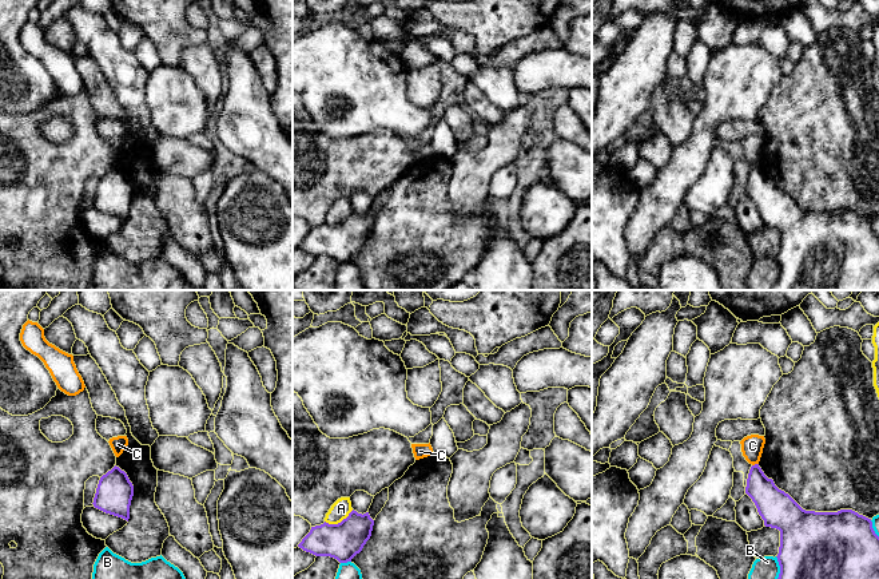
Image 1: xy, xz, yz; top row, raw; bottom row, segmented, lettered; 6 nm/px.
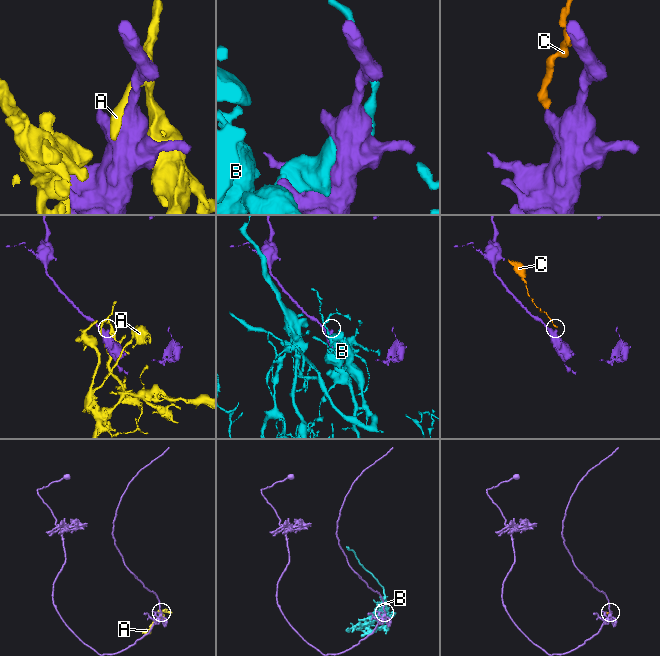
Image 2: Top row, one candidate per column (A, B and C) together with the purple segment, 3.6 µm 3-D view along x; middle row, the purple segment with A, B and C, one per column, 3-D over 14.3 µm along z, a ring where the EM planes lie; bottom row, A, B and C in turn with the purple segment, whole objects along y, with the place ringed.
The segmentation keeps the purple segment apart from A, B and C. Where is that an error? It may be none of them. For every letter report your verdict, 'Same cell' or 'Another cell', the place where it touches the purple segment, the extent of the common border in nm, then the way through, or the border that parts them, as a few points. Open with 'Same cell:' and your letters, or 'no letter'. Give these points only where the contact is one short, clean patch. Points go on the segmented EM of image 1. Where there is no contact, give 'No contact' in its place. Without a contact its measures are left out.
Same cell: no letter
A: Another cell. Touches purple at xz (338, 523). Shared border 190 nm
B: Another cell. Touches purple at yz (780, 567). Shared border 140 nm
C: Another cell. Touches purple at yz (755, 464). Shared border 40 nm. Boundary: yz (758, 463), (752, 466)

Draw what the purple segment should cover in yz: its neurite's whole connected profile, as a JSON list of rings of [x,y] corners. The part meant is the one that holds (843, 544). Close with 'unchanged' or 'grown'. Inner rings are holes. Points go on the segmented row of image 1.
[[[759,464],[749,469],[745,493],[755,503],[764,526],[780,531],[777,579],[879,579],[879,536],[871,519],[852,509],[806,511],[779,489]]]; unchanged

